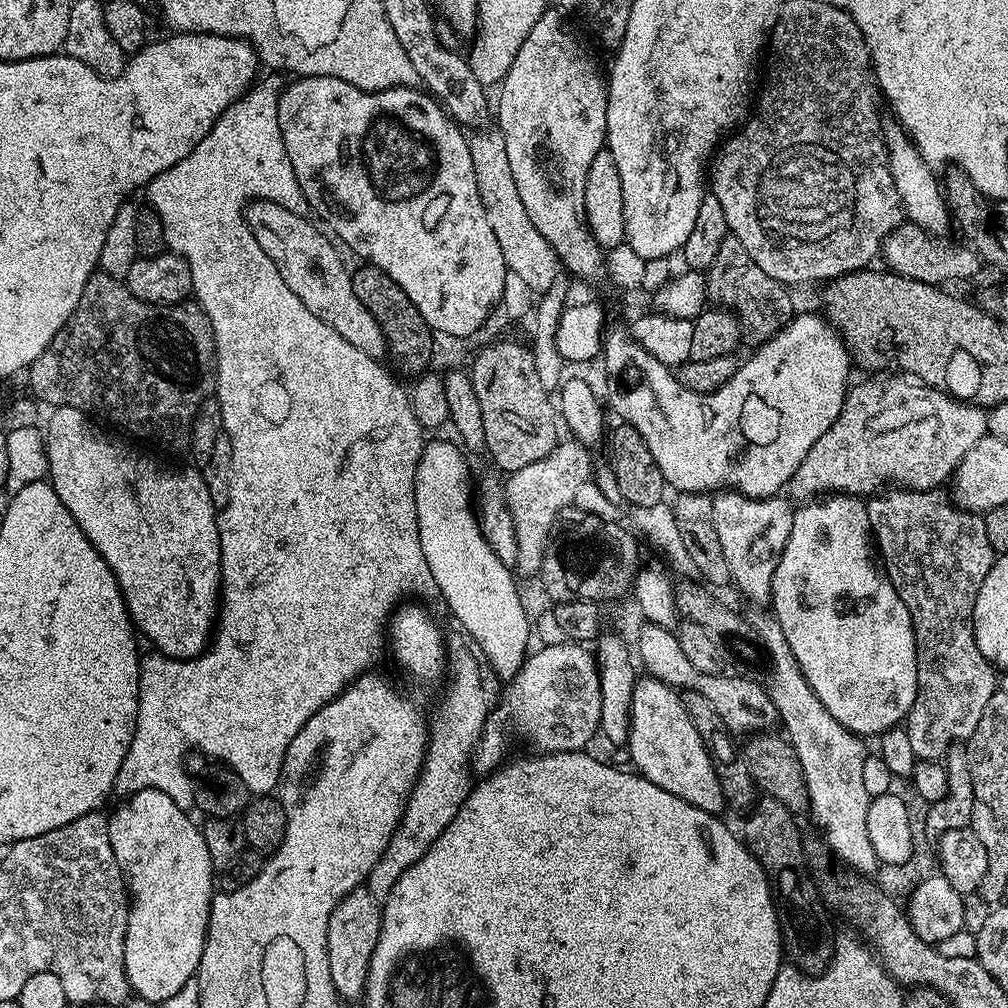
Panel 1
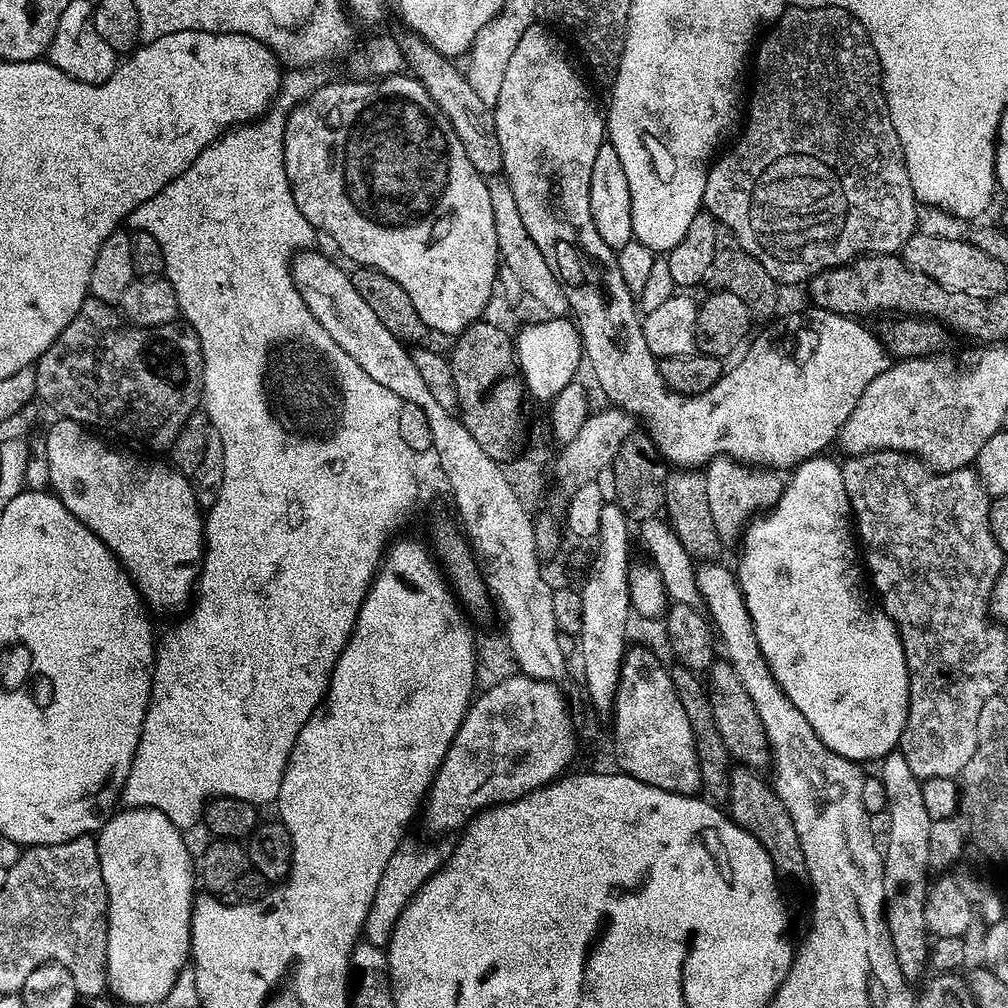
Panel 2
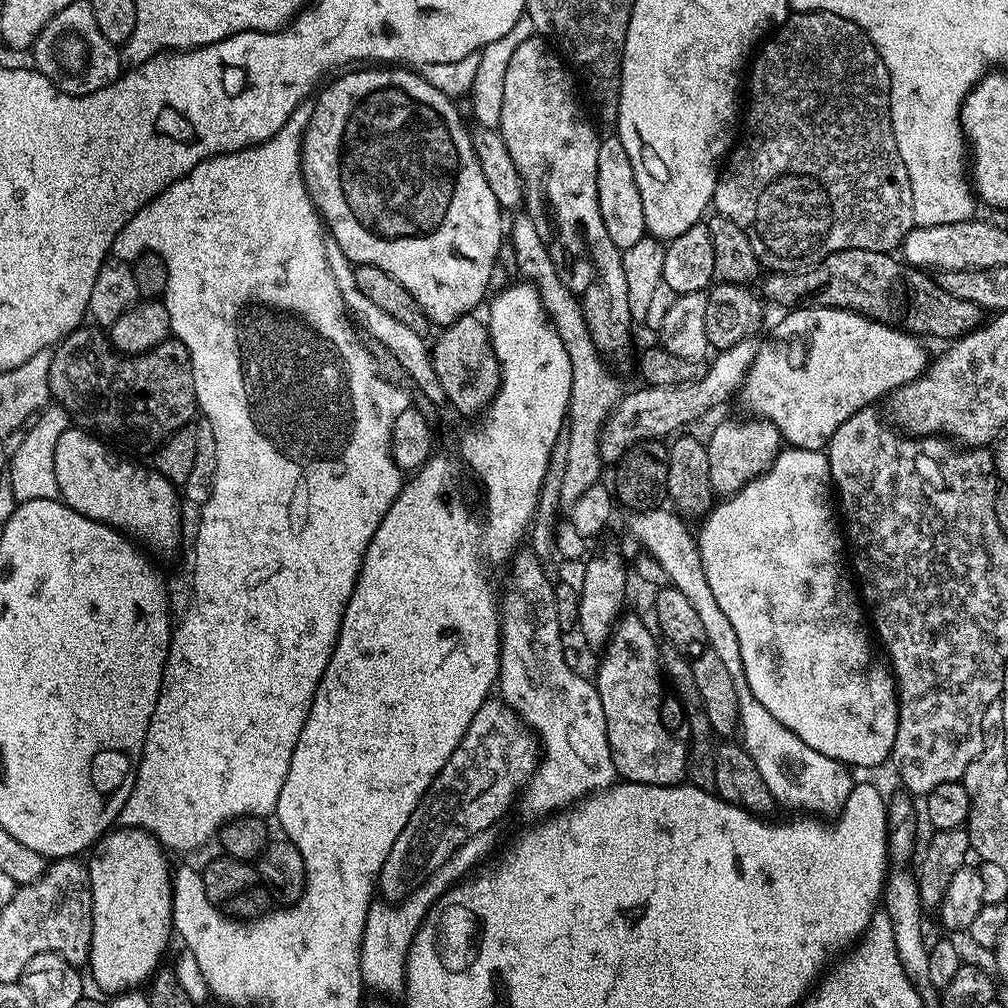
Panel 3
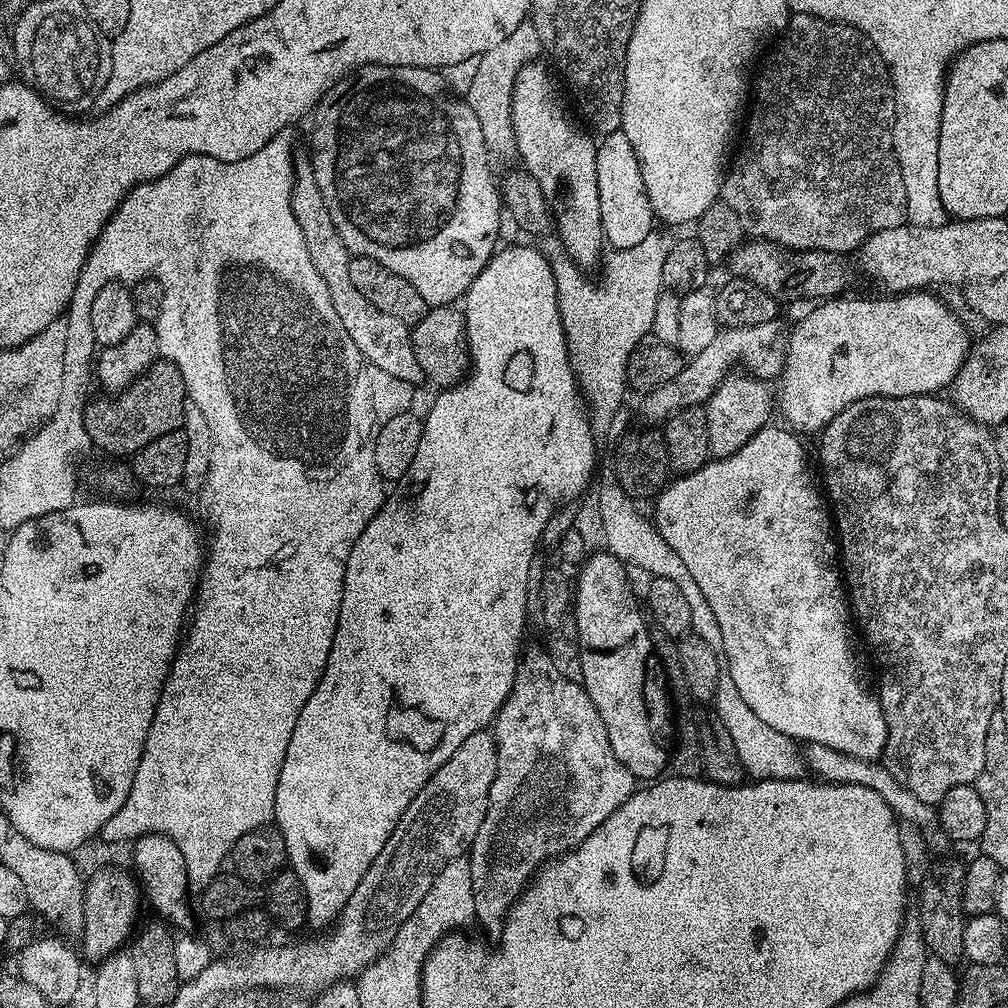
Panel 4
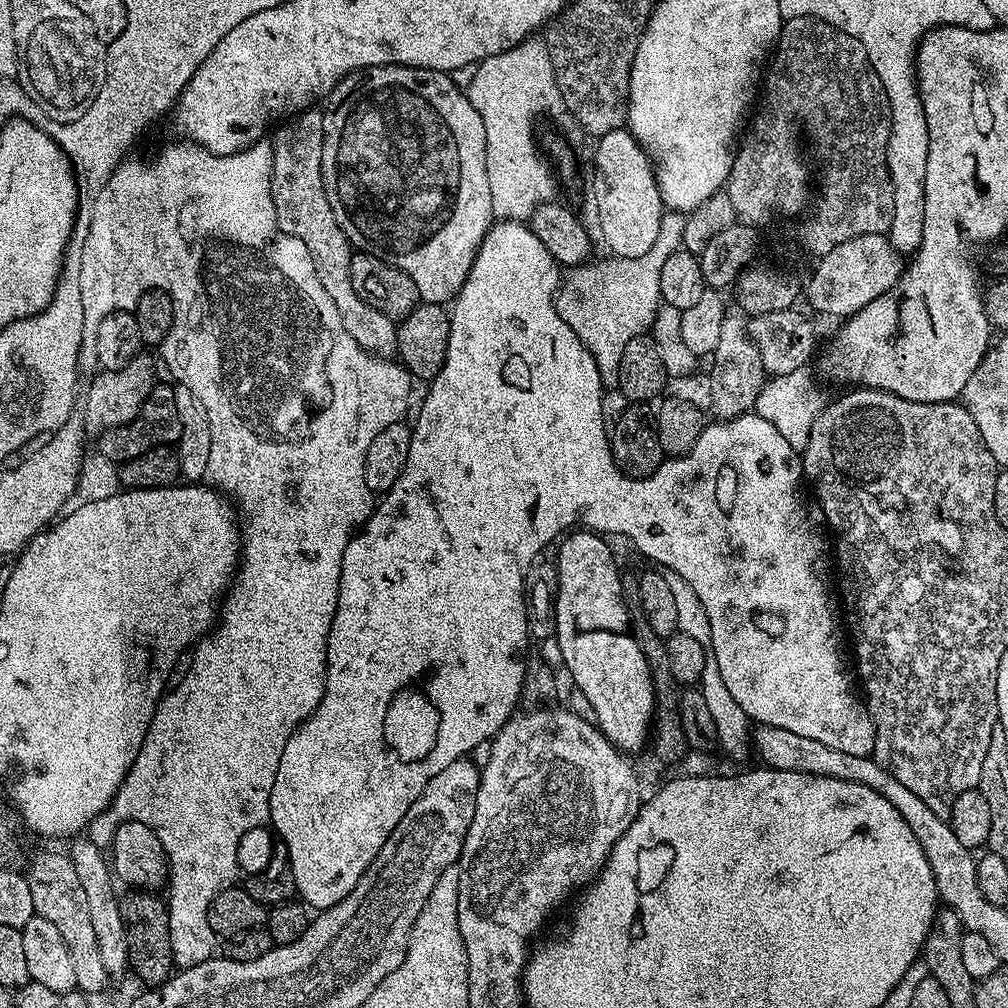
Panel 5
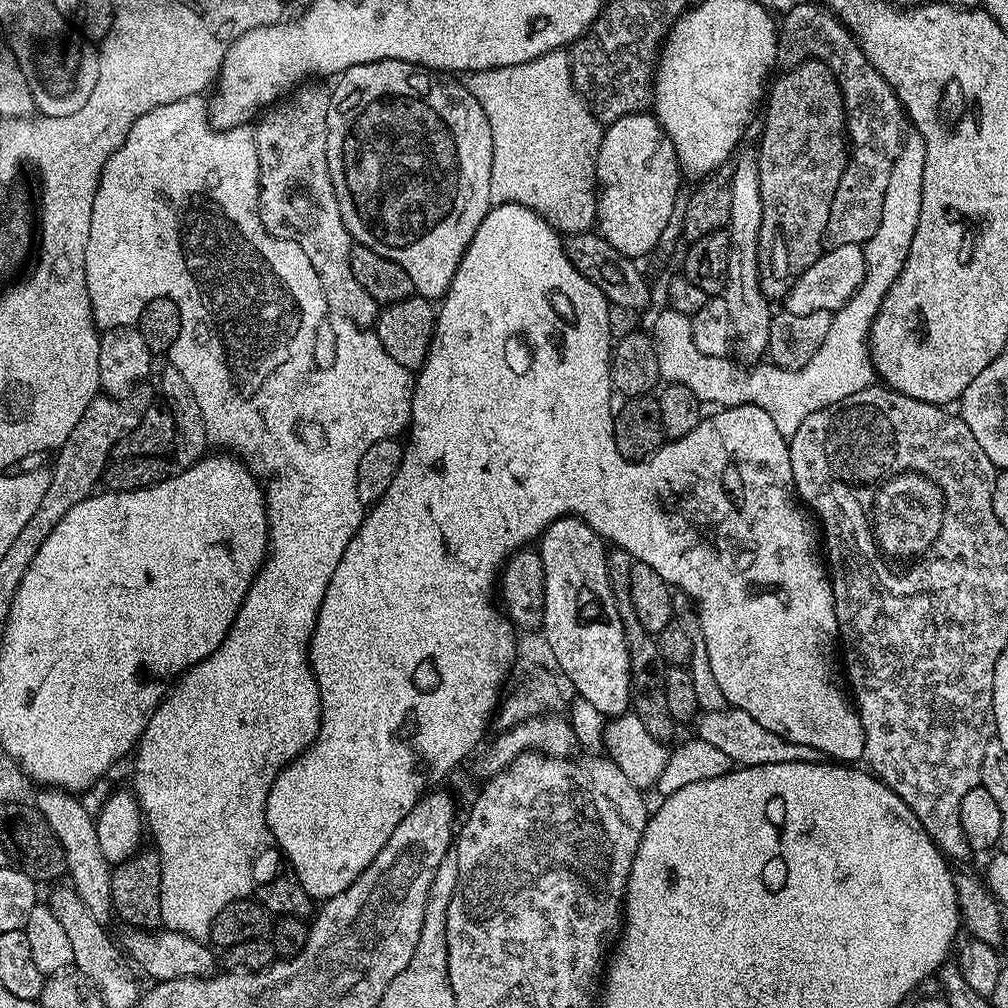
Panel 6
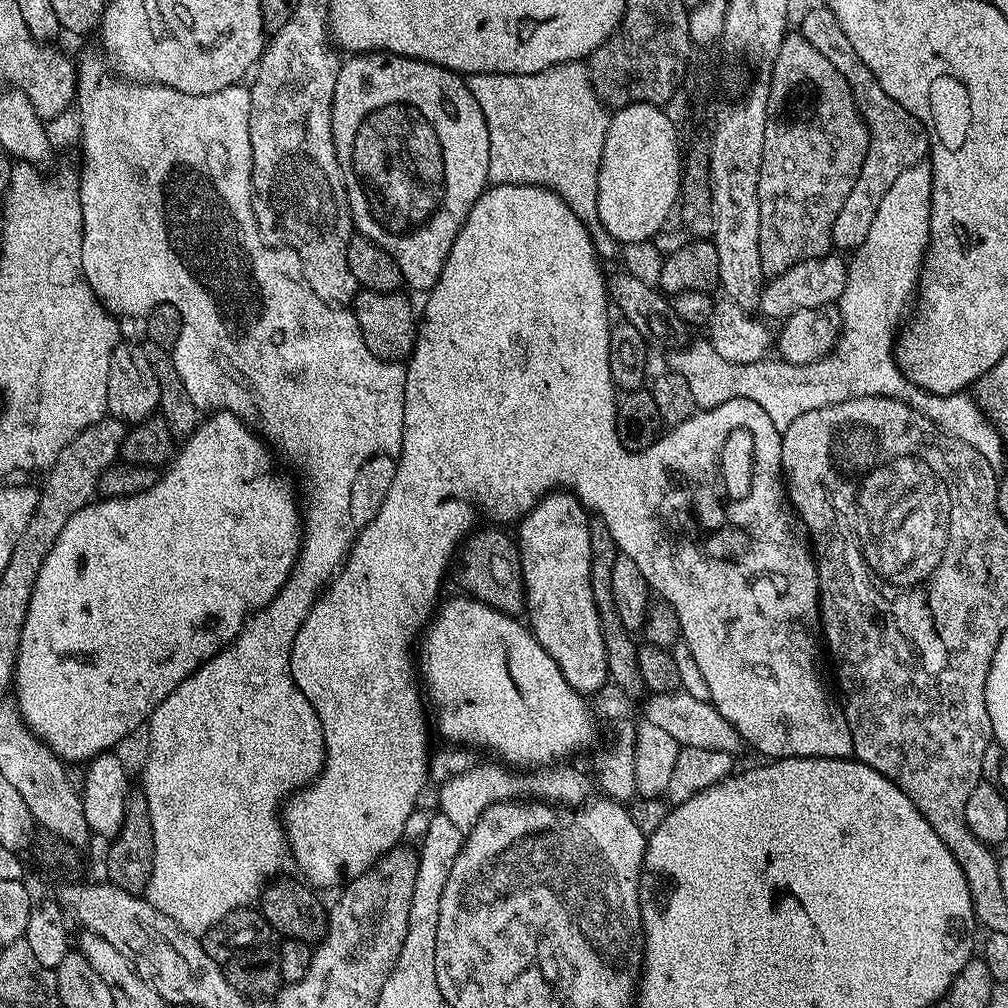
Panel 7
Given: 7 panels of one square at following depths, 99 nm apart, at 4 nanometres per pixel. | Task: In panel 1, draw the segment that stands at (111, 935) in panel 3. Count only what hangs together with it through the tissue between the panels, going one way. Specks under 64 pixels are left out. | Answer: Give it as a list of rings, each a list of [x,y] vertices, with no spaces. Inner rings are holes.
[[[147,788],[138,790],[133,796],[121,799],[121,804],[117,806],[108,816],[108,829],[110,830],[110,846],[114,848],[114,858],[118,862],[121,872],[124,873],[124,883],[130,893],[130,907],[128,910],[128,925],[126,926],[126,938],[124,939],[124,965],[126,966],[126,978],[128,987],[141,1000],[149,1000],[154,1006],[159,1006],[166,998],[174,998],[186,982],[194,979],[198,966],[202,962],[202,950],[206,942],[208,933],[208,919],[212,909],[212,898],[214,887],[212,888],[212,876],[214,869],[210,862],[210,850],[204,841],[205,833],[196,829],[196,824],[187,815],[185,809],[179,808],[170,798],[170,794],[162,794],[162,790]]]

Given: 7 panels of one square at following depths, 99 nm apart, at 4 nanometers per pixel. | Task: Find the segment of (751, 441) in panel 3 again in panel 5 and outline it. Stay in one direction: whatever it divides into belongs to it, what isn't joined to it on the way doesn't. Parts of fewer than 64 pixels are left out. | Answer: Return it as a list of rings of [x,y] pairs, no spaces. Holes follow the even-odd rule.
[[[739,307],[727,309],[722,322],[722,334],[718,346],[710,357],[712,363],[712,381],[708,388],[712,391],[712,404],[716,407],[716,416],[731,418],[751,413],[756,406],[758,394],[764,389],[766,373],[762,366],[762,354],[748,332],[749,317]]]

